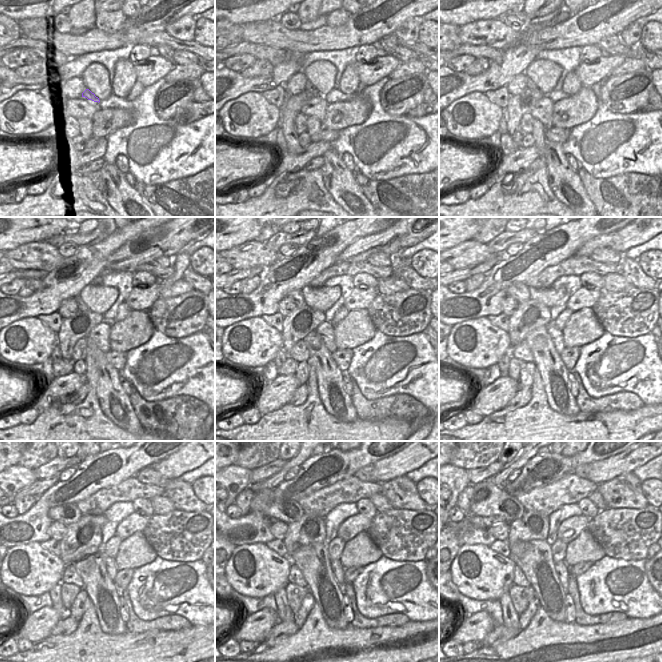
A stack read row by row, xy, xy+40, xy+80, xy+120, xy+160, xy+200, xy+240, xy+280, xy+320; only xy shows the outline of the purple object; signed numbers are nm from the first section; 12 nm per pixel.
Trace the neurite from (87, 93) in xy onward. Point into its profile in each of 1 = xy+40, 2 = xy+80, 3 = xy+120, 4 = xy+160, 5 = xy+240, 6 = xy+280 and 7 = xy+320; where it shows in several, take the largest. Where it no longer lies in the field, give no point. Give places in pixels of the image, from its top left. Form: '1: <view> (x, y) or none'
1: xy+40 (310, 90)
2: xy+80 (531, 84)
3: xy+120 (82, 306)
4: xy+160 (297, 295)
5: xy+240 (68, 514)
6: xy+280 (289, 511)
7: xy+320 (488, 500)

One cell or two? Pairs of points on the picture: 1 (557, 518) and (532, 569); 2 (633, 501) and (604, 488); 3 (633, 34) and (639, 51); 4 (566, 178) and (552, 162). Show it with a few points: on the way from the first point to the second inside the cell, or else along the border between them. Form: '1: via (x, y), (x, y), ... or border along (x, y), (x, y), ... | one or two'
1: border along (545, 540), (550, 545) | two
2: via (626, 494), (611, 491) | one
3: border along (638, 43), (630, 48) | two
4: via (562, 174), (556, 166) | one

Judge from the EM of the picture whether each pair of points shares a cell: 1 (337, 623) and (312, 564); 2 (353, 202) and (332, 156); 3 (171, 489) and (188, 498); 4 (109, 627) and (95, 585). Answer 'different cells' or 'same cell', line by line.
1: same cell
2: same cell
3: same cell
4: same cell

